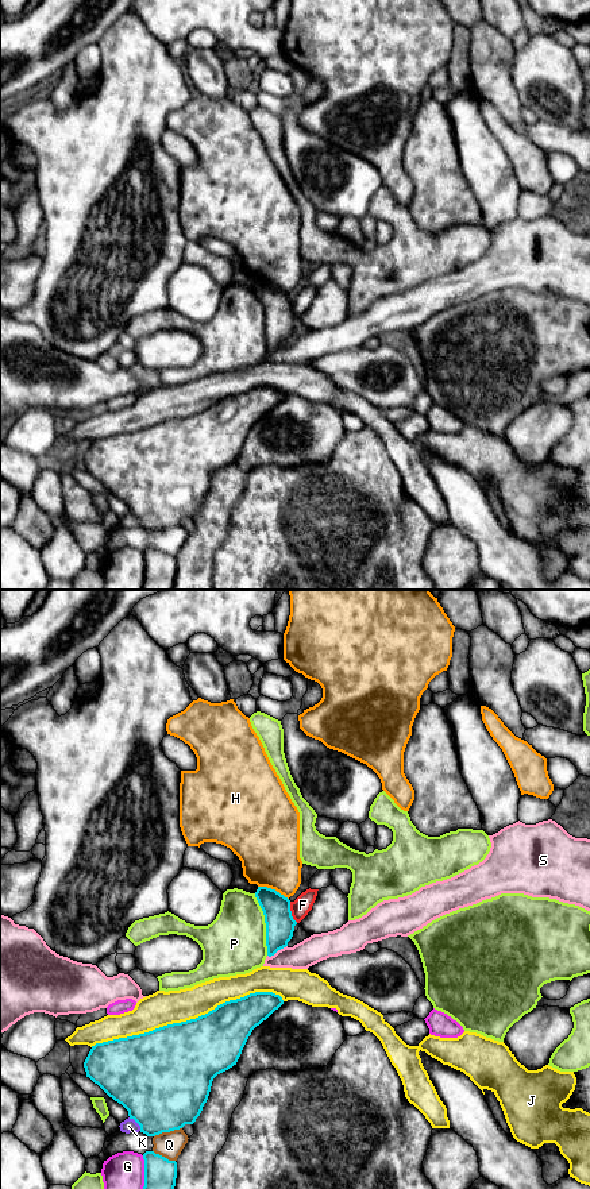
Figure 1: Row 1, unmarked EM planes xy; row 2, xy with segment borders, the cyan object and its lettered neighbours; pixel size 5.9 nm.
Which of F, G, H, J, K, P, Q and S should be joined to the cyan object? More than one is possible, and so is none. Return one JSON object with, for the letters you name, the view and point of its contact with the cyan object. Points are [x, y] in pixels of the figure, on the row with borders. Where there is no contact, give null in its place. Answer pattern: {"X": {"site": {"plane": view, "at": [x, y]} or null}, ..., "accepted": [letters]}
{"J": {"site": {"plane": "xy", "at": [186, 1020]}}, "accepted": ["J"]}

